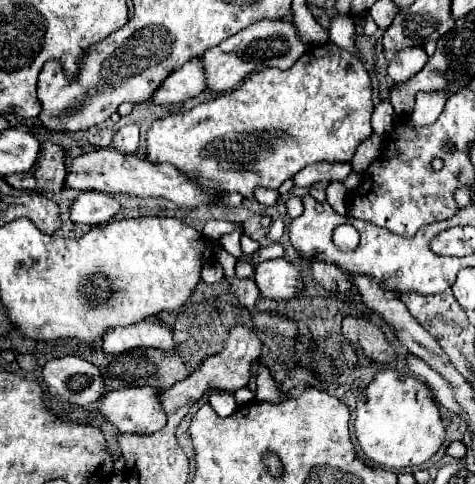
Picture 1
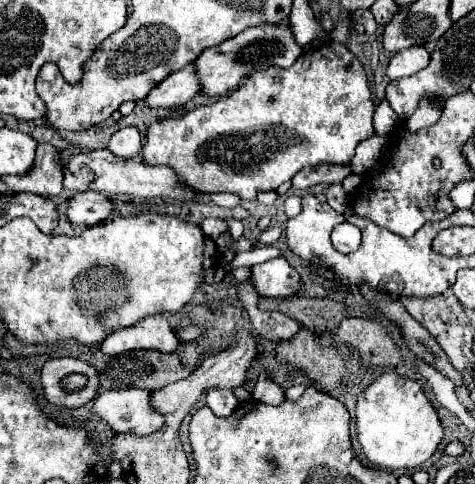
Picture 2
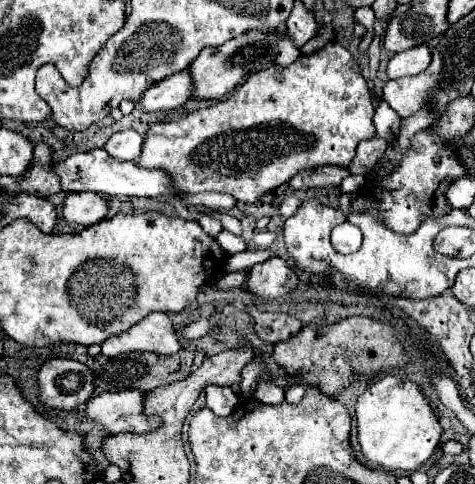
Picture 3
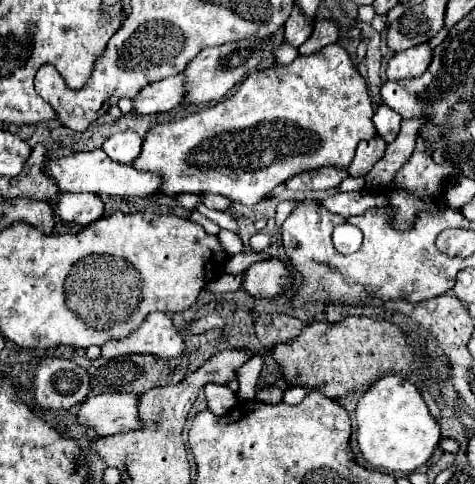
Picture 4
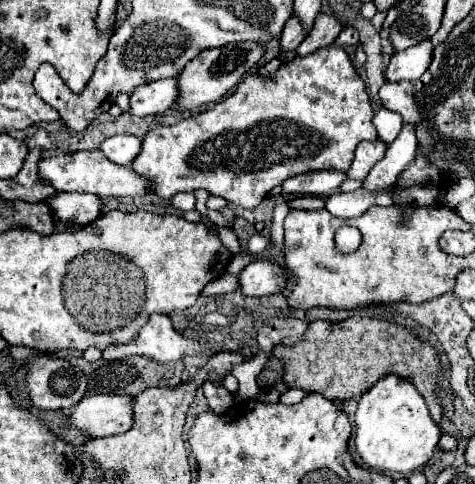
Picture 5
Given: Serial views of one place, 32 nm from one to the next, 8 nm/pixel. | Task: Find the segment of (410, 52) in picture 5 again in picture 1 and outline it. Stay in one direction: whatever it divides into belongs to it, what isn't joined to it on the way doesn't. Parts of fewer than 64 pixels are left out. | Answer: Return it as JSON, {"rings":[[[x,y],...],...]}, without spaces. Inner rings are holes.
{"rings":[[[408,48],[402,50],[394,56],[394,60],[388,66],[388,76],[396,82],[402,84],[404,80],[408,80],[410,76],[416,76],[424,64],[428,62],[428,56],[422,48]]]}

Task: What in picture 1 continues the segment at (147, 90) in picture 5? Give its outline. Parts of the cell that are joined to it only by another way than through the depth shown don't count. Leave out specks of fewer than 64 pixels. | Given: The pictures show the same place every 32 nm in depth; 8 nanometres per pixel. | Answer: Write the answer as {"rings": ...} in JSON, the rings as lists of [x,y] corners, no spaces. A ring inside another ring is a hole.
{"rings":[[[198,56],[196,60],[188,60],[184,68],[172,72],[172,76],[168,76],[162,82],[162,86],[154,92],[150,100],[154,104],[176,104],[194,98],[204,90],[206,90],[204,66],[202,66],[202,56]]]}

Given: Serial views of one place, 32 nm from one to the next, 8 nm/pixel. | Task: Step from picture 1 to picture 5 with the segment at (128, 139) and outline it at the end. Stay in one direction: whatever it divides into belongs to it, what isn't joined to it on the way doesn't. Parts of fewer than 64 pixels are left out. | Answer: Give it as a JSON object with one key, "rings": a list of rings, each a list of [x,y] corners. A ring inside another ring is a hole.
{"rings":[[[116,134],[112,138],[108,138],[106,142],[102,142],[100,150],[114,162],[114,164],[122,164],[122,166],[130,166],[132,160],[138,156],[140,152],[140,138],[136,138],[134,134]]]}

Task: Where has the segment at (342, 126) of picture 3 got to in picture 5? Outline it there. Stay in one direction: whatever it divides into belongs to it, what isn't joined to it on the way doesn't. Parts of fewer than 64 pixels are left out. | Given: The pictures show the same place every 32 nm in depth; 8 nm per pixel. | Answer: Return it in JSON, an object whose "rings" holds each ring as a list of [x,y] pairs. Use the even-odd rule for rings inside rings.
{"rings":[[[332,44],[308,56],[296,56],[268,78],[250,72],[238,84],[236,92],[216,106],[188,116],[172,126],[154,126],[144,136],[142,150],[132,162],[132,168],[154,180],[154,194],[160,198],[172,198],[178,192],[208,190],[210,194],[222,196],[242,208],[254,208],[274,186],[280,186],[292,176],[326,168],[346,172],[354,160],[358,142],[378,138],[372,116],[374,110],[370,106],[364,80],[354,70],[354,64],[344,48]]]}

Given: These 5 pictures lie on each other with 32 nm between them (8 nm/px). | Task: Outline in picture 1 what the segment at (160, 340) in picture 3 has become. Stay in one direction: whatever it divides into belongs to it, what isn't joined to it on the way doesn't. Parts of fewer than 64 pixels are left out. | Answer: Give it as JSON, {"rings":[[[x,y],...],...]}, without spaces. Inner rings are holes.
{"rings":[[[138,322],[132,326],[120,326],[120,328],[110,328],[108,332],[104,332],[102,336],[102,348],[108,354],[120,354],[124,350],[130,348],[140,348],[140,346],[148,346],[148,348],[160,348],[160,350],[168,350],[174,348],[170,330],[166,324],[162,322]]]}

